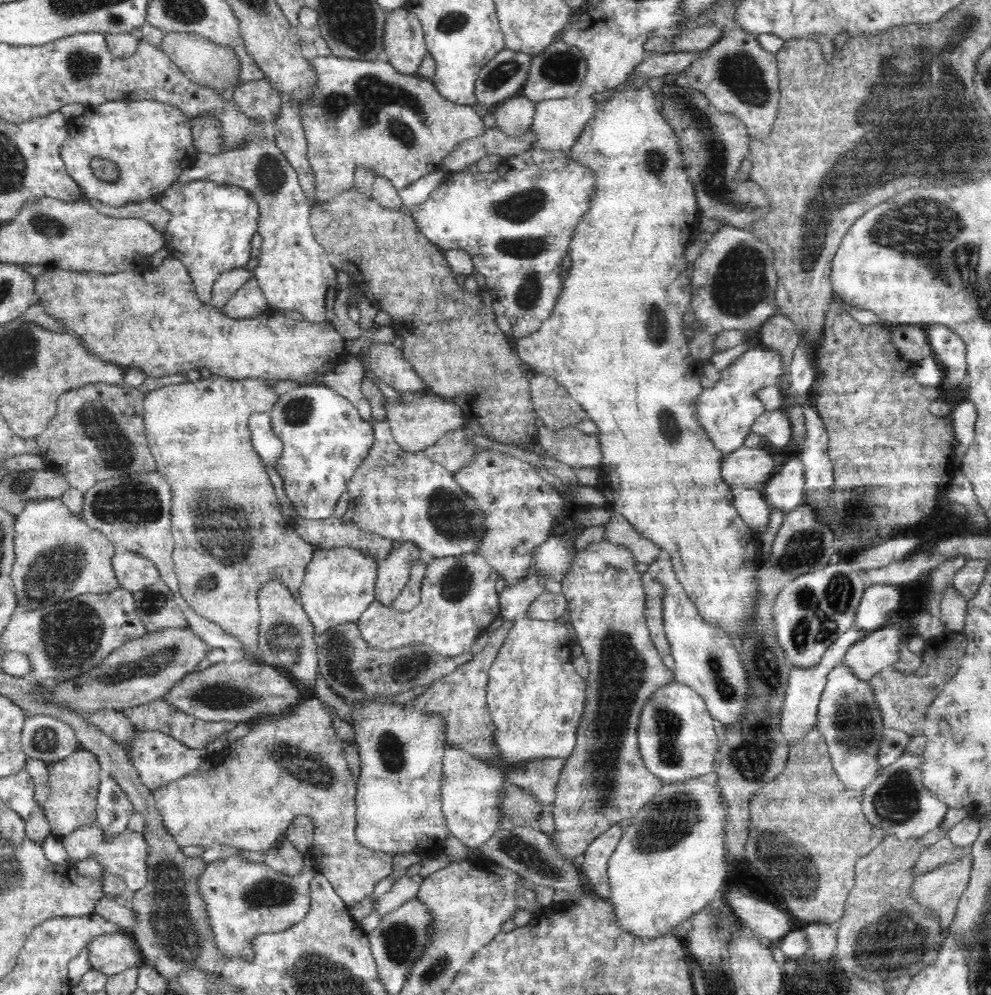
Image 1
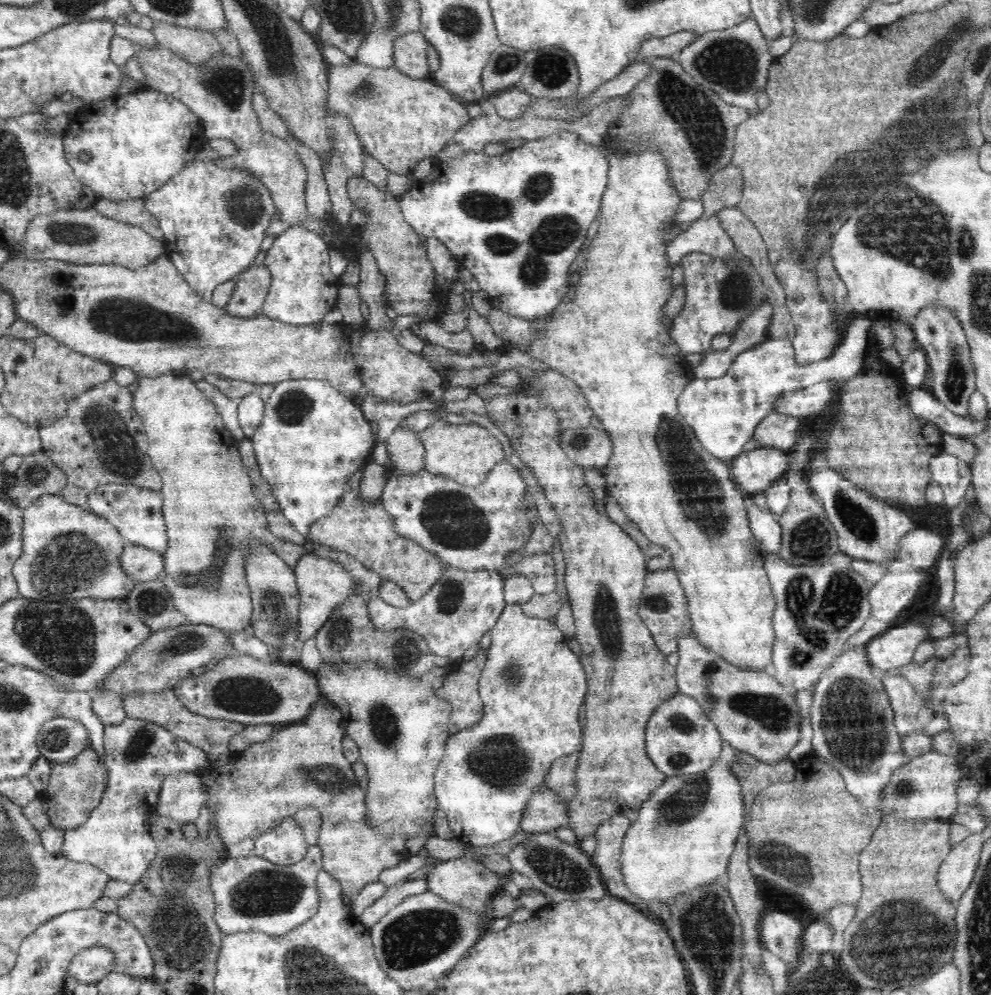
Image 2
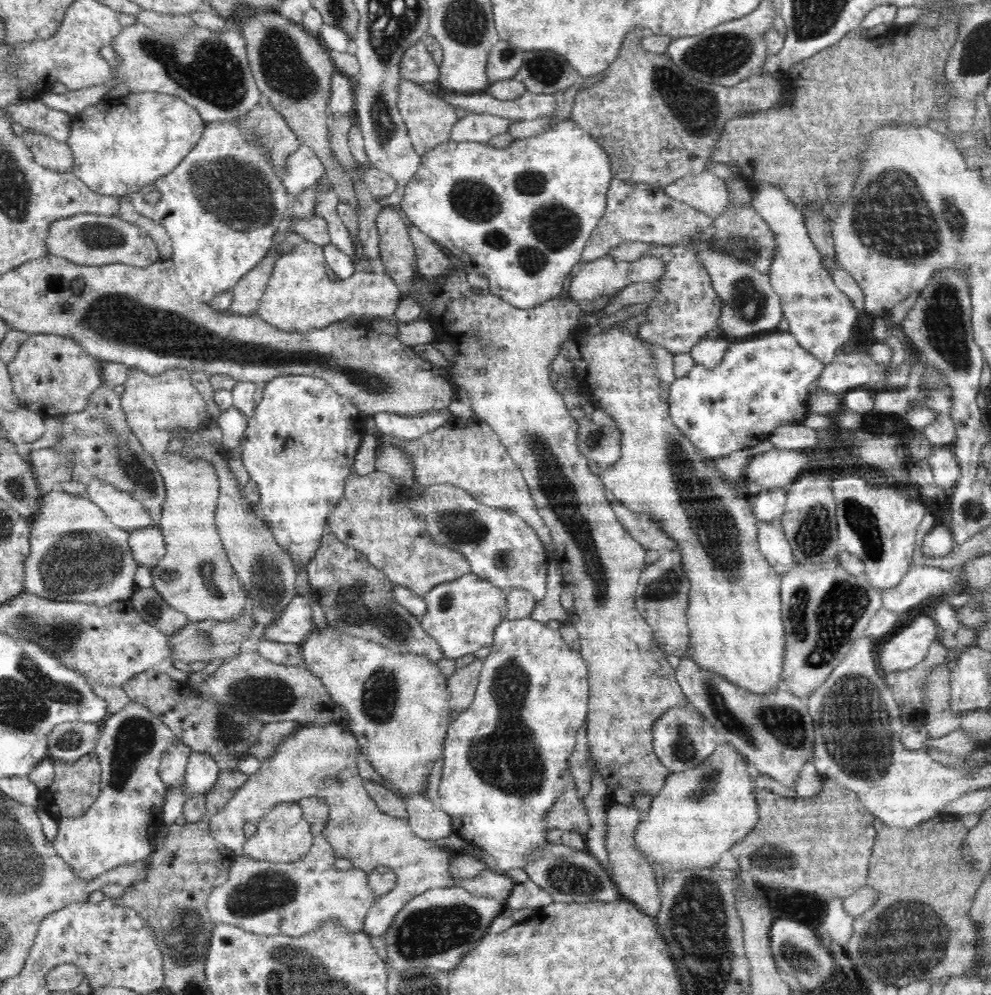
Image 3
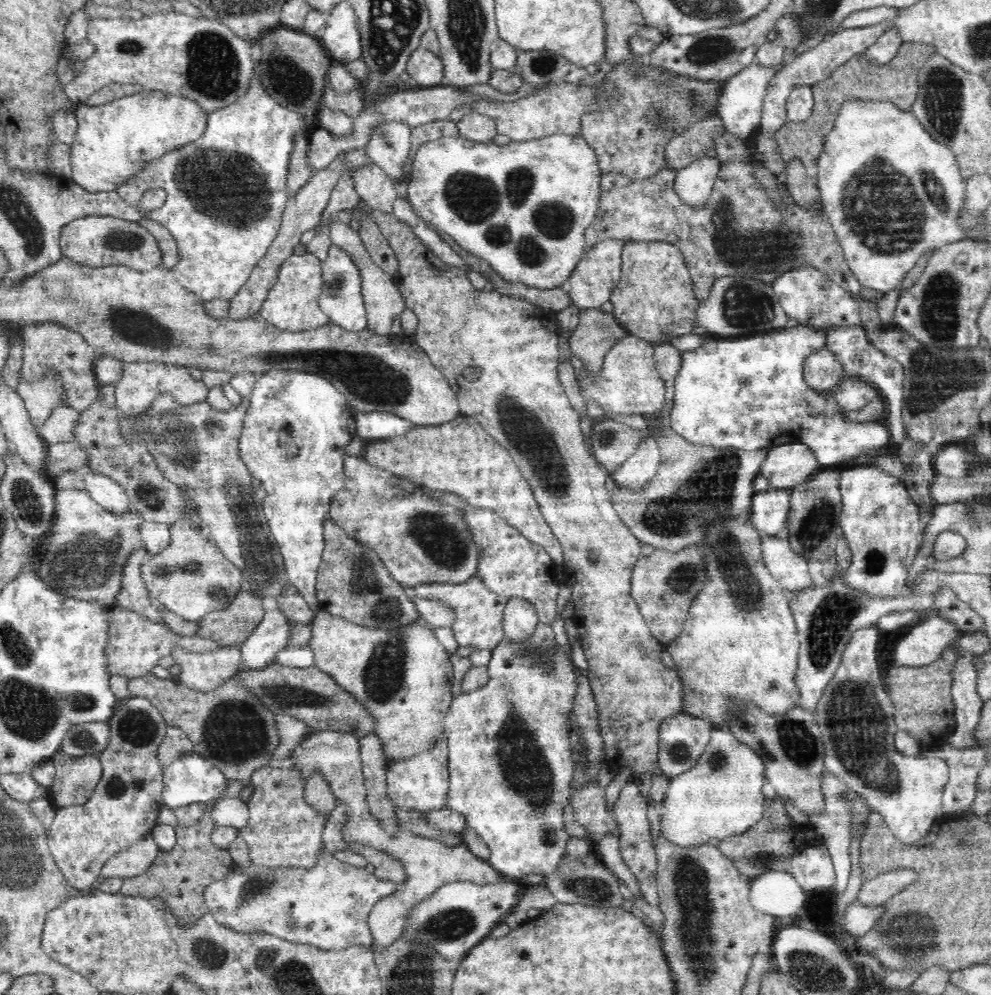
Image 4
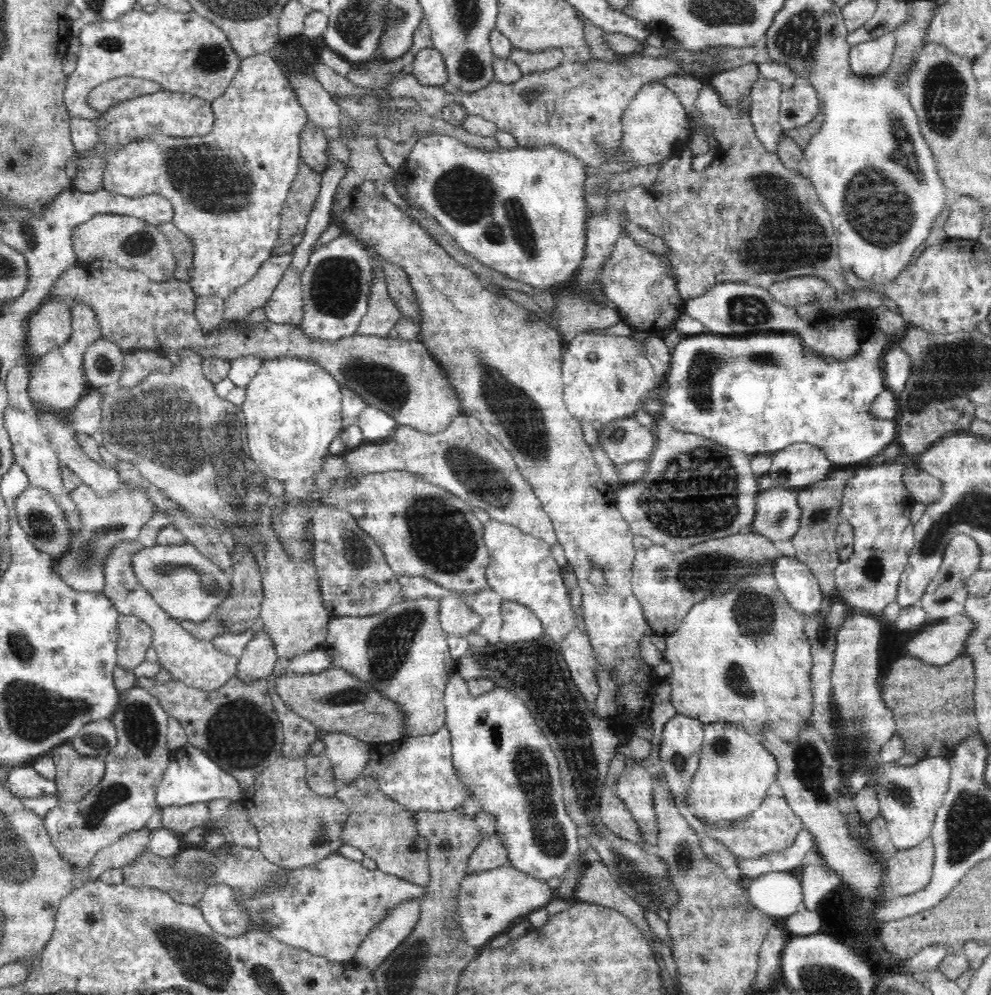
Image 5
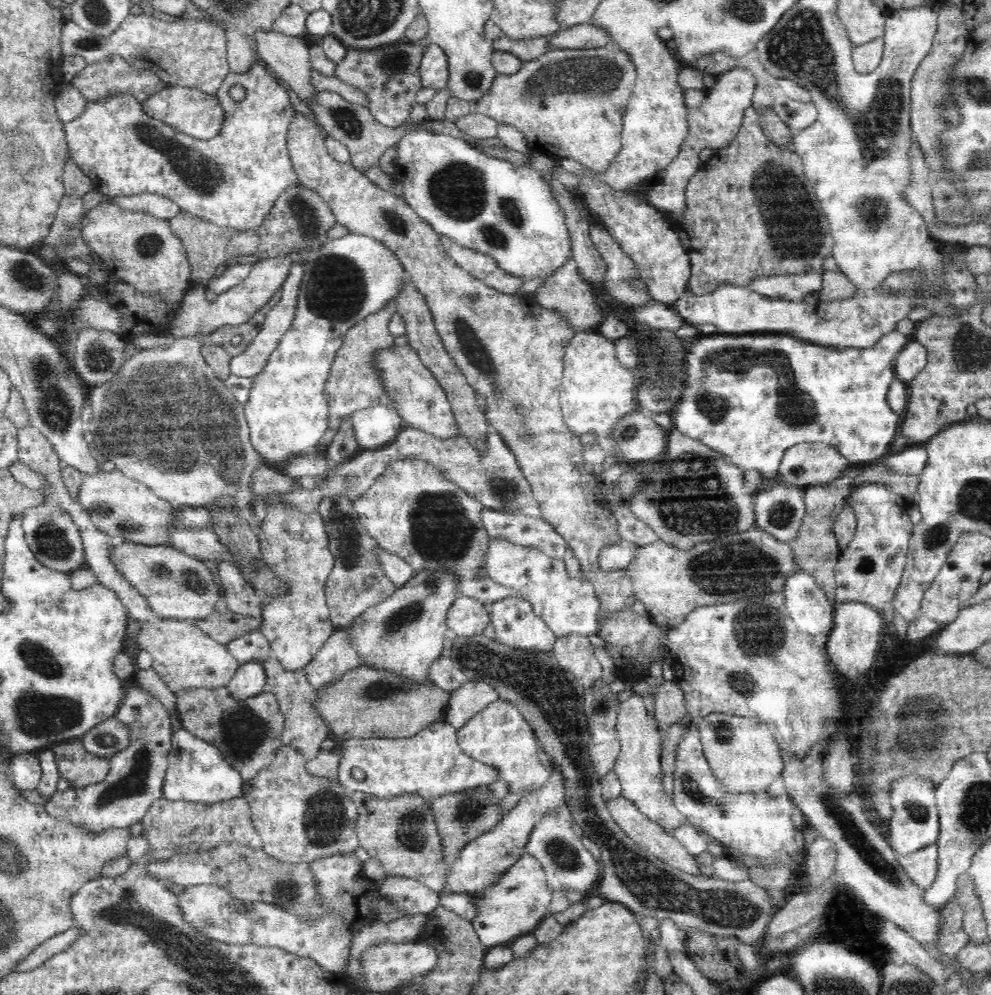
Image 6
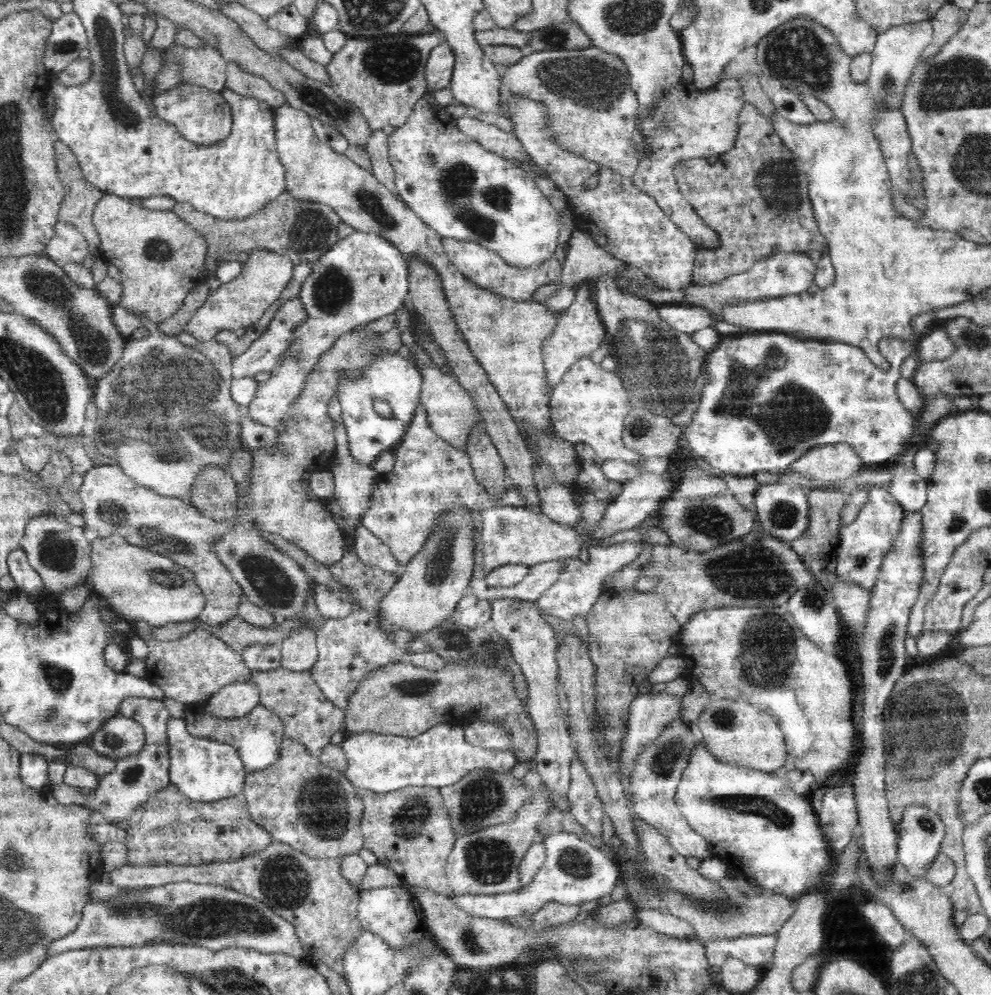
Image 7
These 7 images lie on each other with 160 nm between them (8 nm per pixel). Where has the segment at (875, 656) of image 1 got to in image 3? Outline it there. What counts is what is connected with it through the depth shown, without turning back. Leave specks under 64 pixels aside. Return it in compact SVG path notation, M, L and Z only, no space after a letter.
M918 616L910 626L893 631L878 656L882 670L887 674L914 668L926 656L930 643L938 640L936 632L934 619L928 616Z

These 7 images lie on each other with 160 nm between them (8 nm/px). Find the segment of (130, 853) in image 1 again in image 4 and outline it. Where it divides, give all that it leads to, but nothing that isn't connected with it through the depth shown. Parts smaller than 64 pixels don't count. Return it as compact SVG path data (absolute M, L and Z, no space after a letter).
M142 696L130 697L119 703L114 716L108 721L110 742L102 753L103 773L90 800L86 804L56 808L54 820L47 831L47 843L60 870L64 873L70 886L77 889L90 888L105 864L118 852L138 844L148 836L157 825L158 812L163 804L163 770L157 759L158 748L166 736L169 724L162 713Z

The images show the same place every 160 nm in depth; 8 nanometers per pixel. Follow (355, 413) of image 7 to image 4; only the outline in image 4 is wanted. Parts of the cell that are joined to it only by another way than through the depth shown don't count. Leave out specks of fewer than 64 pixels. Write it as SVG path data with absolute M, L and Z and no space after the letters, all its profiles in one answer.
M358 411L356 416L356 434L367 441L385 440L410 432L415 426L389 412Z

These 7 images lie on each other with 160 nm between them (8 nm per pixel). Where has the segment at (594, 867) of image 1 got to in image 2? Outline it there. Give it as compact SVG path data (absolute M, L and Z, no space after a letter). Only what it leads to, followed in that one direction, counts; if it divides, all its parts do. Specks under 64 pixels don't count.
M624 812L617 813L610 820L602 822L595 832L596 849L591 861L598 867L606 894L634 904L639 910L650 906L650 903L639 900L624 882L619 856L626 831L630 828L628 817Z

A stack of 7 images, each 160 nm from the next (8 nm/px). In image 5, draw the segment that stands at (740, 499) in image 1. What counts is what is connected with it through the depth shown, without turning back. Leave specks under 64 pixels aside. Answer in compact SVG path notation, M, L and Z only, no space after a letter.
M782 556L775 562L772 573L777 580L778 588L784 593L789 606L796 610L803 620L814 618L816 612L820 612L823 605L821 588L808 565L800 562L796 557Z

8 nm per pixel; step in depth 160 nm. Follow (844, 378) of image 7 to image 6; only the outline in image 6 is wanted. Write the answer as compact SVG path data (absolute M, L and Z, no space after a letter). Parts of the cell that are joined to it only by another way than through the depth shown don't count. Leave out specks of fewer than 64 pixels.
M892 330L881 336L878 342L870 348L834 348L833 346L818 346L806 343L803 340L794 340L790 336L780 336L780 334L744 334L744 336L724 336L724 334L709 334L696 337L691 343L686 345L685 389L681 399L673 409L670 410L671 420L674 428L682 434L694 438L711 449L722 453L726 457L726 463L738 466L742 471L758 470L763 478L772 479L780 472L780 463L783 454L791 446L800 443L825 443L833 446L846 460L856 466L871 465L879 463L880 459L886 455L886 450L890 442L896 436L900 414L896 414L887 403L887 392L890 383L895 379L894 363L898 353L912 340L910 335L902 334Z

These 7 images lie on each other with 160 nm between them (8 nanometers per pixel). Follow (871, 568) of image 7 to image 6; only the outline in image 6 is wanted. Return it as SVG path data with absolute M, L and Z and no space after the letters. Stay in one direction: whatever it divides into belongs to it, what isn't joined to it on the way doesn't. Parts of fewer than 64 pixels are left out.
M864 482L851 492L847 505L854 509L857 530L853 542L841 552L835 566L835 604L862 603L882 612L893 603L894 593L901 585L903 570L909 560L914 525L909 517L912 503L891 492L885 484Z

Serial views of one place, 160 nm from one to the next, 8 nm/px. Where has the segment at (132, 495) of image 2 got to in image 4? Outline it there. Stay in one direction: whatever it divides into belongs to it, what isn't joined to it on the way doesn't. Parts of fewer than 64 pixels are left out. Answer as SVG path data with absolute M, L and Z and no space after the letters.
M86 467L81 473L84 476L85 489L99 506L118 517L129 514L132 510L131 503L122 487L100 472L89 471Z

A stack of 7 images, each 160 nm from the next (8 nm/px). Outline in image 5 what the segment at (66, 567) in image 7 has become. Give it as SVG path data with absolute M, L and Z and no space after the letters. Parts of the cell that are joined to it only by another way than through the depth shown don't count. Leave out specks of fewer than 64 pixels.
M30 485L24 489L24 492L16 498L16 518L30 543L38 550L50 555L54 560L60 558L70 548L73 532L69 522L62 508L57 506L52 494L44 488Z

